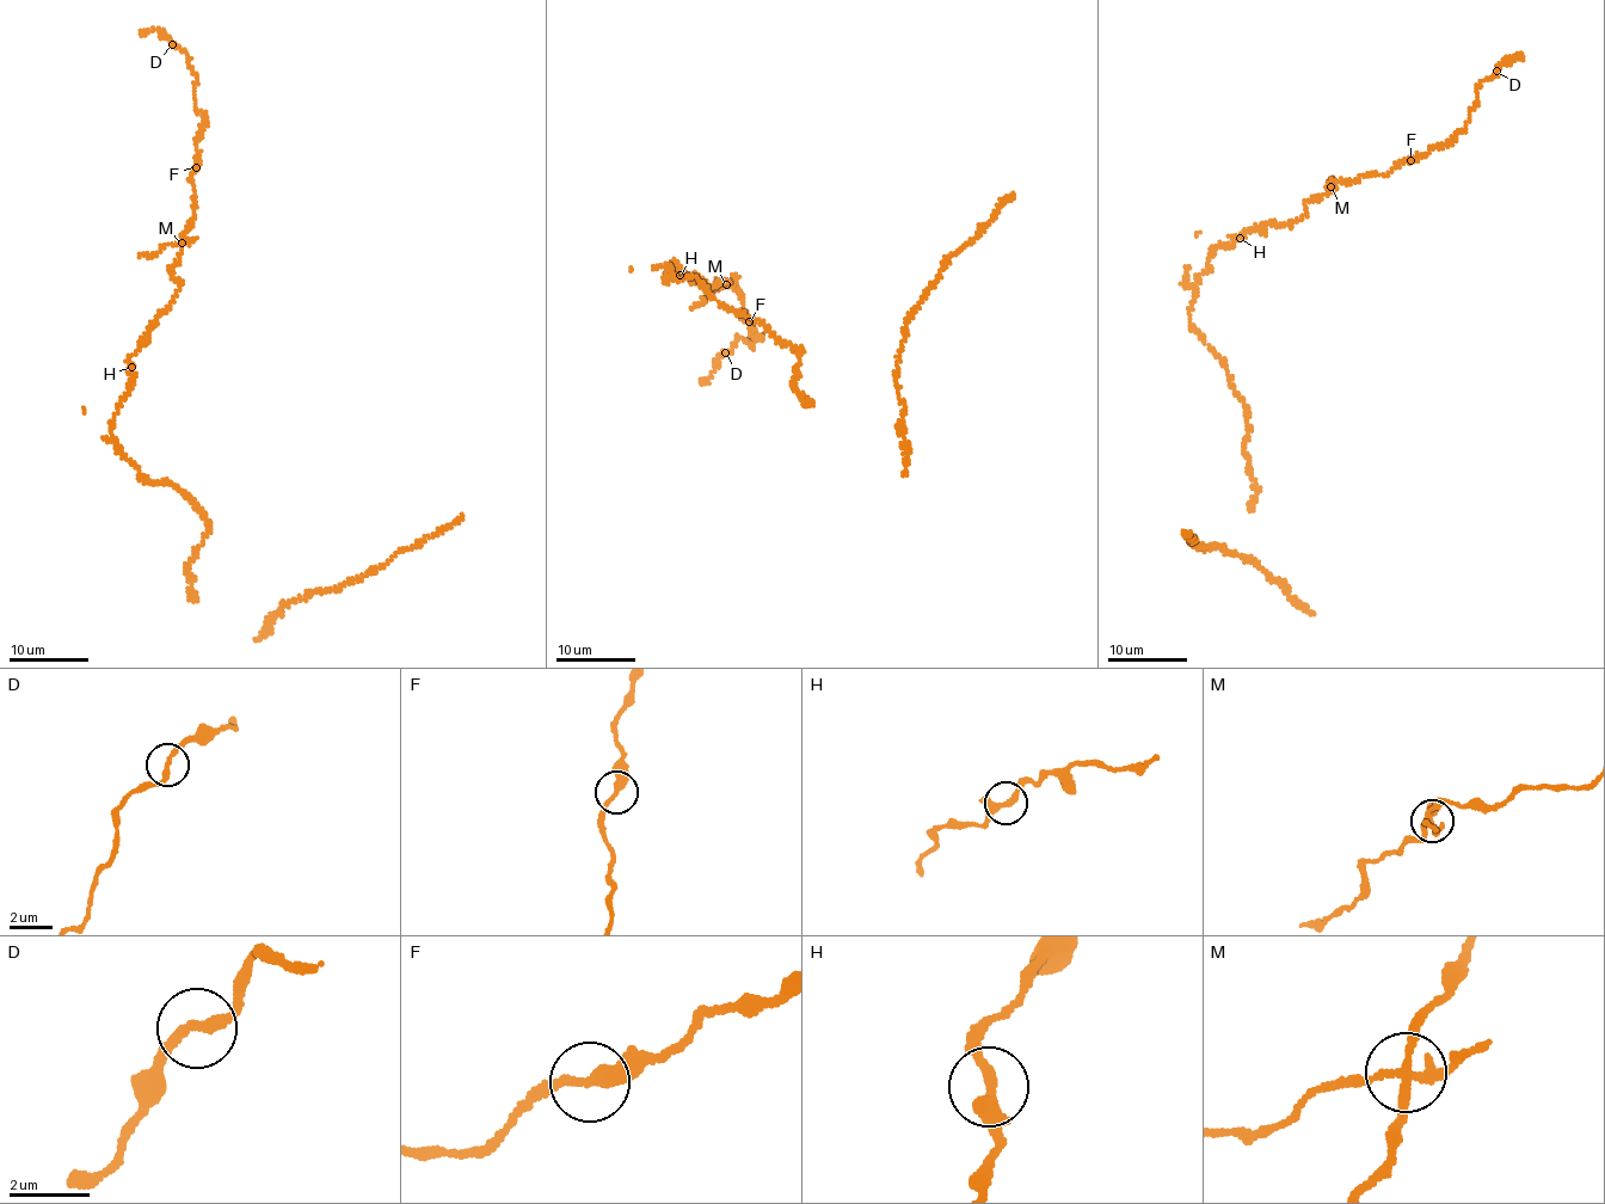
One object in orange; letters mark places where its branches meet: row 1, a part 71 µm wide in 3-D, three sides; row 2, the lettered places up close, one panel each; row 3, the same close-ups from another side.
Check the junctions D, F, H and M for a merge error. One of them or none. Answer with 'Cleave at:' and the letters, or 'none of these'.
Cleave at: M

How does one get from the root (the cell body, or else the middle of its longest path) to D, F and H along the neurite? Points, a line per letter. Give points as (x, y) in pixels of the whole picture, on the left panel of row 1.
D: (139, 475), (110, 430), (133, 354), (178, 288), (170, 270), (195, 212), (203, 120), (188, 57), (172, 44)
F: (139, 475), (110, 430), (129, 389), (133, 354), (178, 288), (170, 270), (195, 212), (190, 177), (196, 167)
H: (139, 475), (139, 468), (122, 452), (110, 430), (121, 397), (129, 389), (131, 367)

